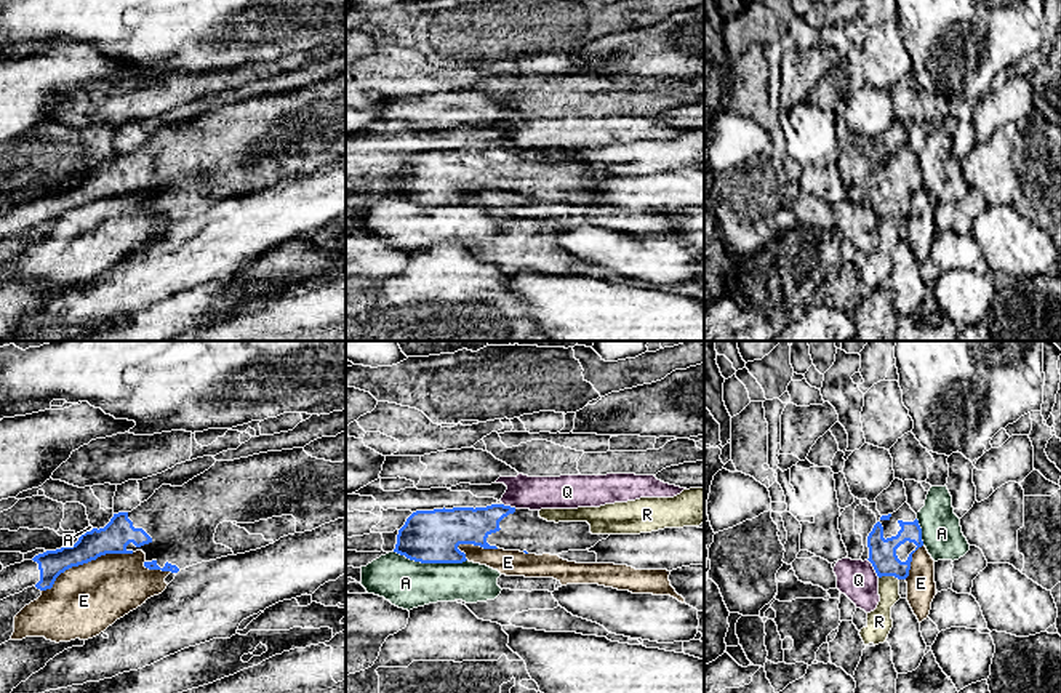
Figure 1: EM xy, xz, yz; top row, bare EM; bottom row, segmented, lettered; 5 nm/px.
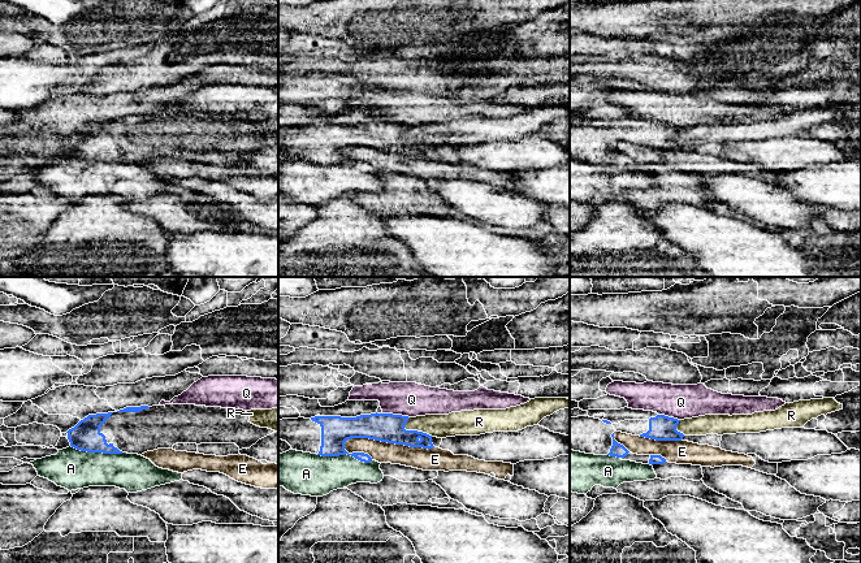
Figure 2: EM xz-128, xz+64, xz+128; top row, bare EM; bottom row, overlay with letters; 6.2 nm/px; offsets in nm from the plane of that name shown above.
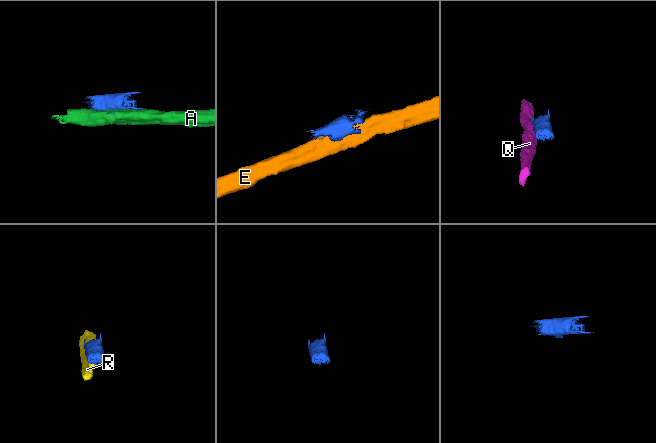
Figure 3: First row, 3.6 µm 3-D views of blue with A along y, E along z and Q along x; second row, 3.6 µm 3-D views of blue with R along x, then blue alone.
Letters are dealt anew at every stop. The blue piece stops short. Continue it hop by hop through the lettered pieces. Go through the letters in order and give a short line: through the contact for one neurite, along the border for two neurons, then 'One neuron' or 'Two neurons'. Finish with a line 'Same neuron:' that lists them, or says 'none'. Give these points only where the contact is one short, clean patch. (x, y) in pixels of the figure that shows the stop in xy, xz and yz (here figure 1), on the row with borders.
A: Two neurons
E: Two neurons
Q: Line: yz (868, 559), (879, 576). Two neurons
R: Line: yz (879, 576), (895, 576), (898, 580). Two neurons
Same neuron: none

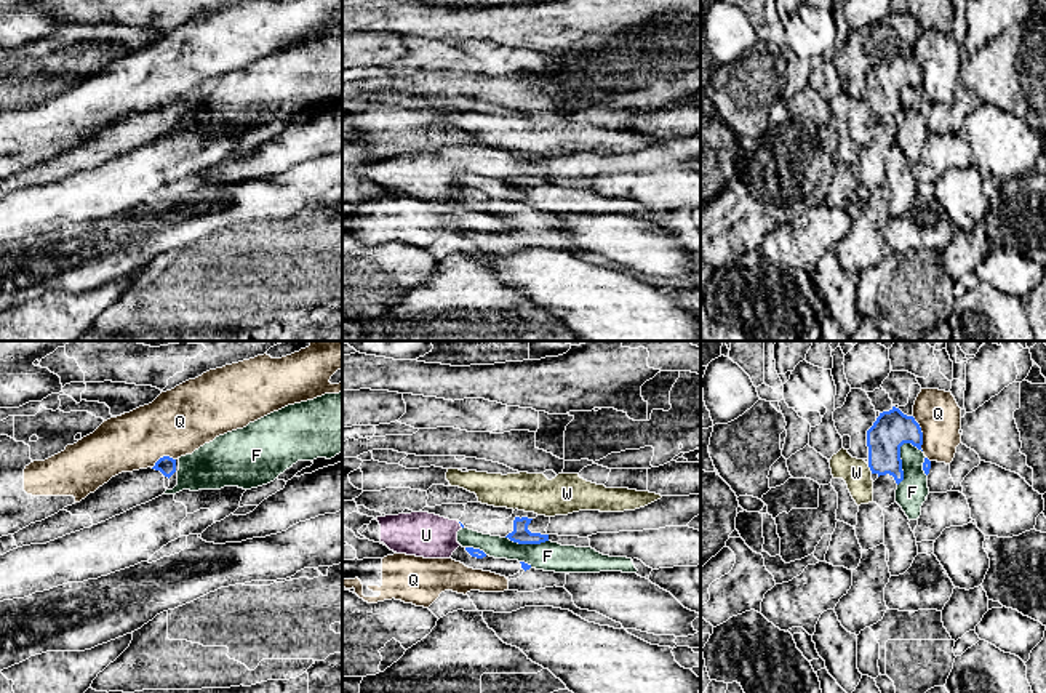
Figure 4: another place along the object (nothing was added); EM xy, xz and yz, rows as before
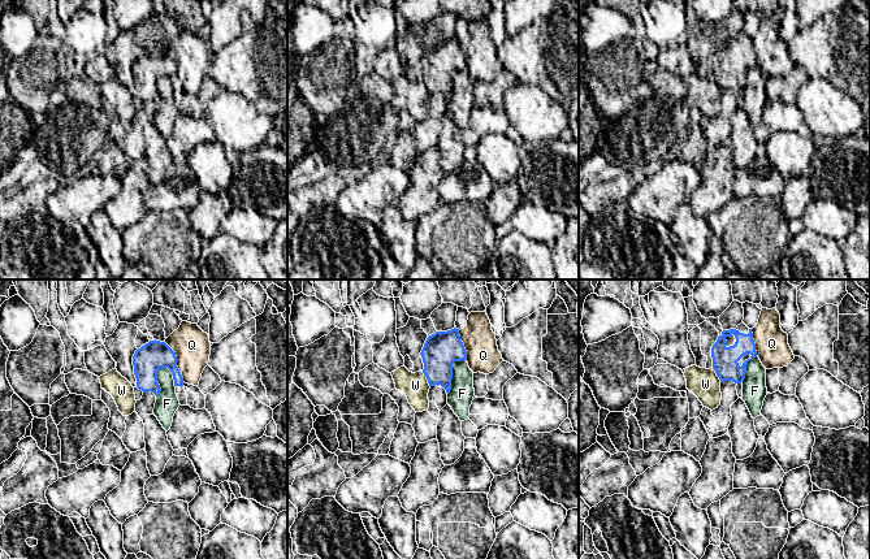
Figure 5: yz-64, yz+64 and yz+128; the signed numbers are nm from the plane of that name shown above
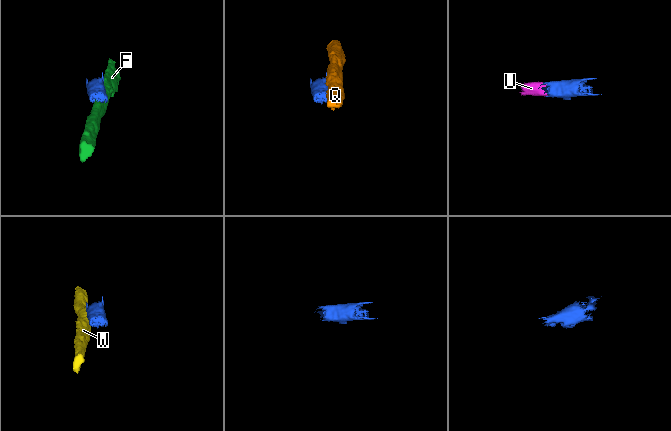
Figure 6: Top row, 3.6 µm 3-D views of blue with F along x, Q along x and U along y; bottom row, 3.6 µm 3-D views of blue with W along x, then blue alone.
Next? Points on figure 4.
F: Two neurons
Q: Two neurons
U: One neuron
W: Line: yz (867, 464), (872, 472). Two neurons
Same neuron: U

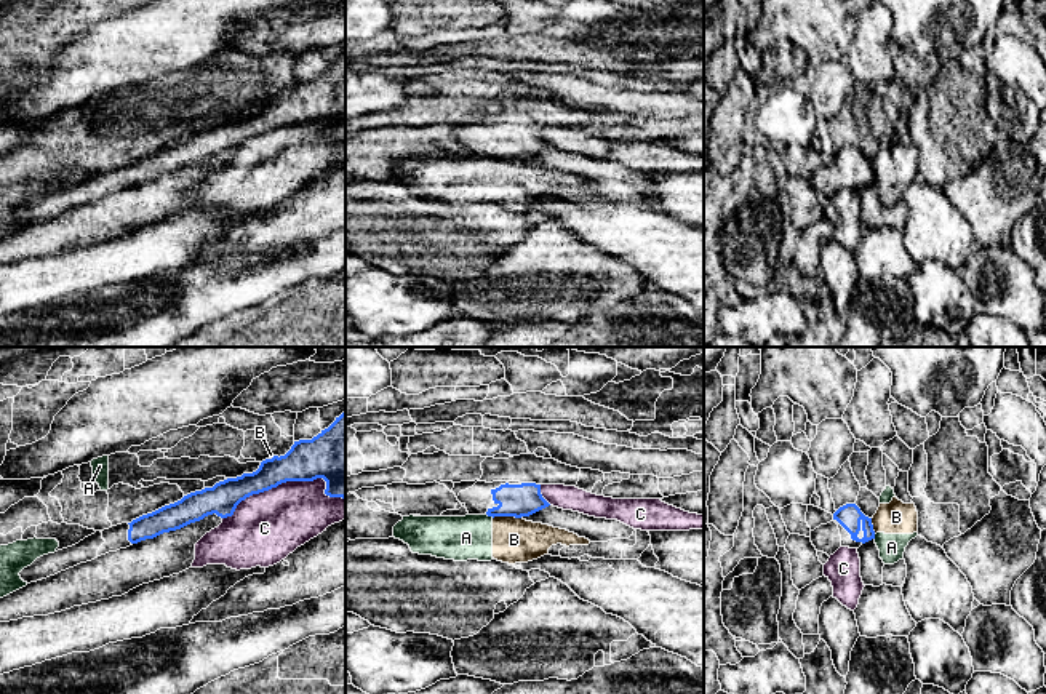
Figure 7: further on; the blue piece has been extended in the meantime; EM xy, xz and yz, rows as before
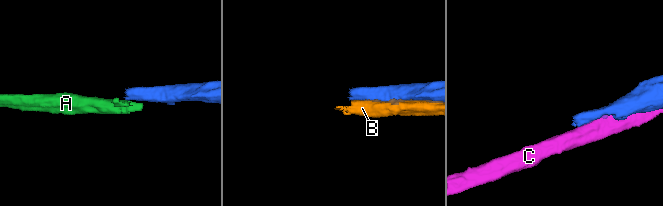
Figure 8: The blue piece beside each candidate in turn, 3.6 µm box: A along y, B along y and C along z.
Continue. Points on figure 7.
A: Line: xz (487, 514), (493, 517). Two neurons
B: Two neurons
C: Two neurons
Same neuron: none

